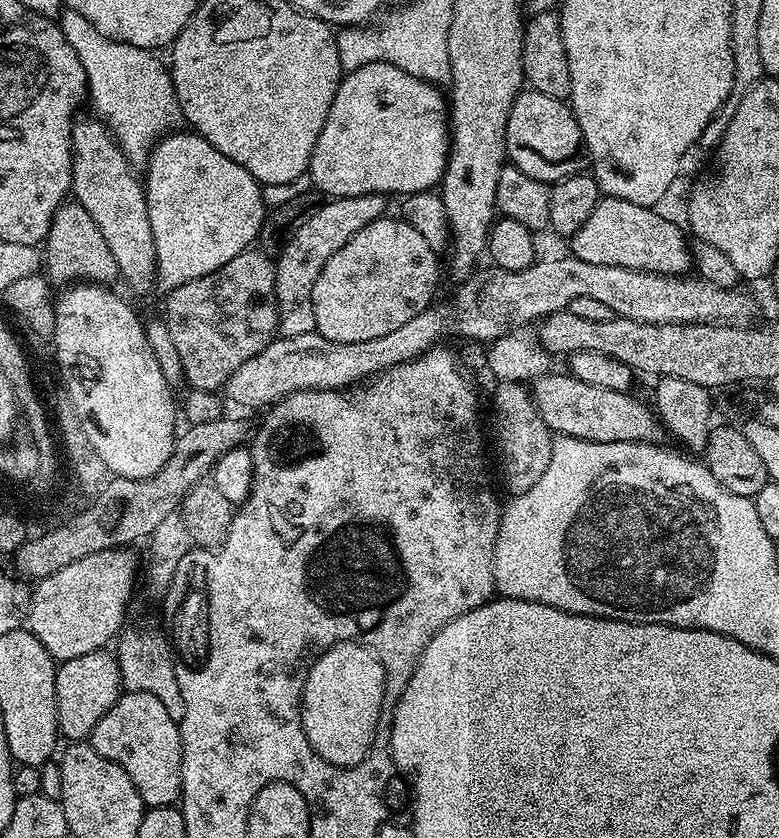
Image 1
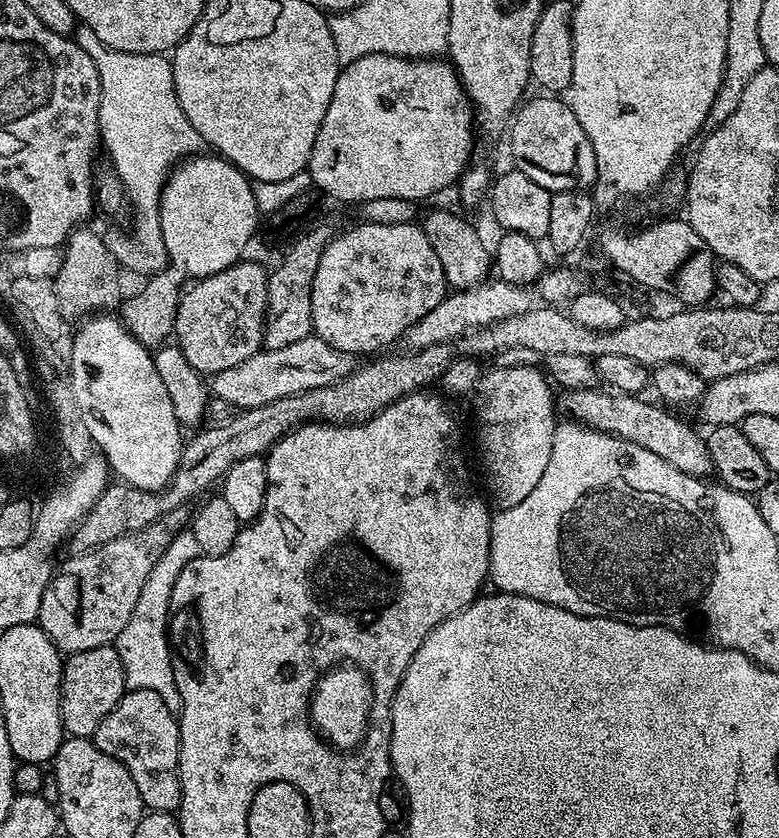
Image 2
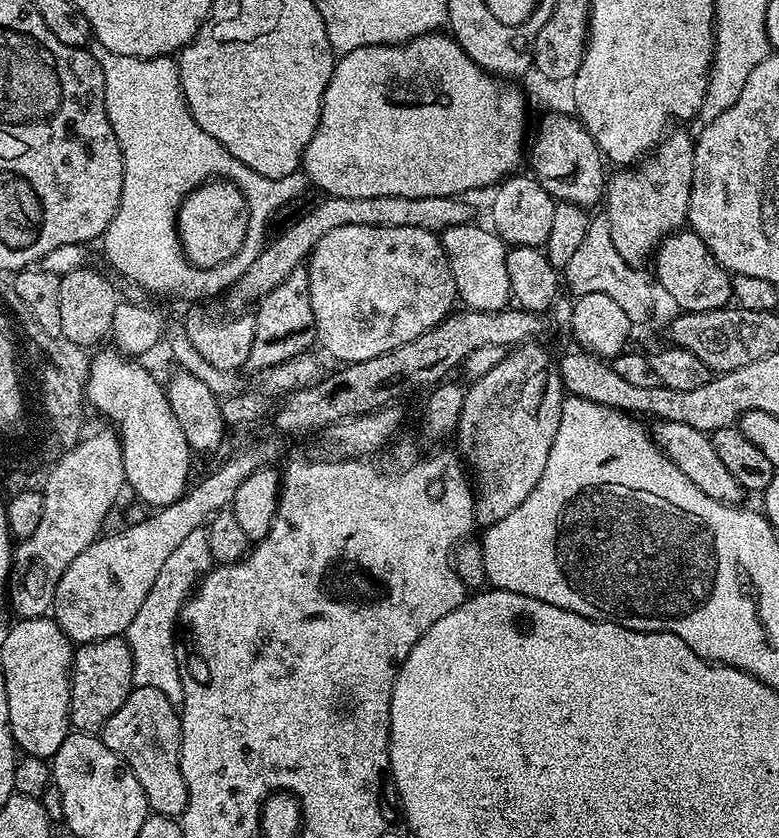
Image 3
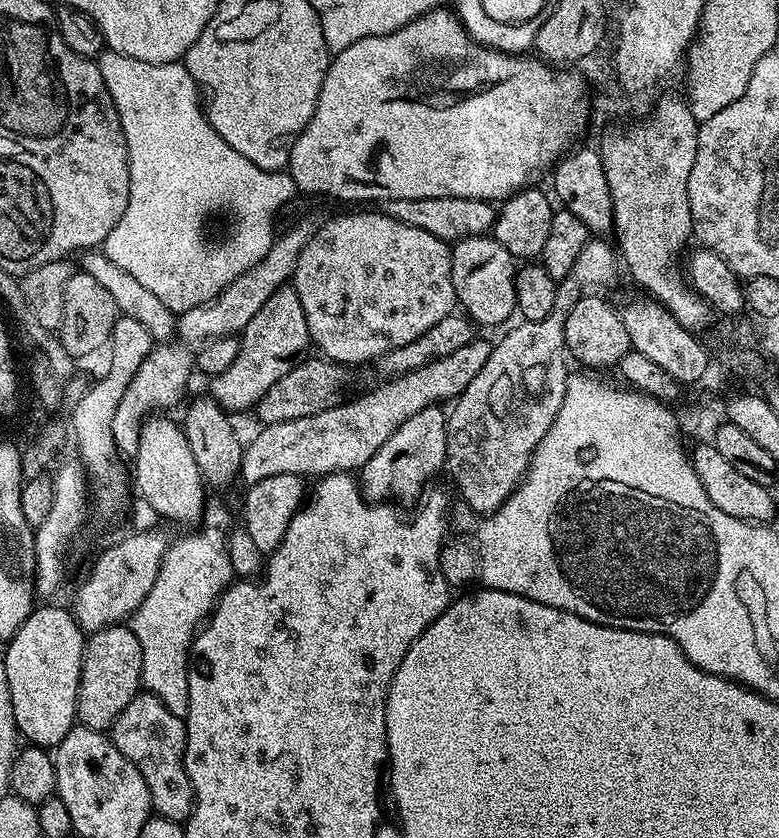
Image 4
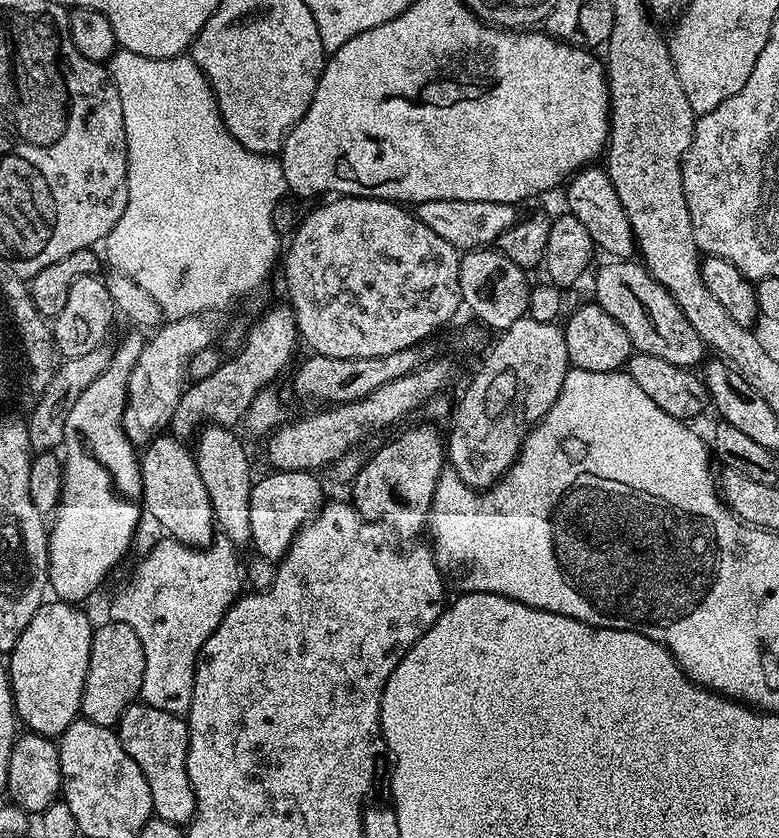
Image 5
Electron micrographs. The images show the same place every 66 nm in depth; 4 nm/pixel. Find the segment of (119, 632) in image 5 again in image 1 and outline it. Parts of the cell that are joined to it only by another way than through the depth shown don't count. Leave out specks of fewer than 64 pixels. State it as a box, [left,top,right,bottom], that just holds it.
[56,651,122,742]

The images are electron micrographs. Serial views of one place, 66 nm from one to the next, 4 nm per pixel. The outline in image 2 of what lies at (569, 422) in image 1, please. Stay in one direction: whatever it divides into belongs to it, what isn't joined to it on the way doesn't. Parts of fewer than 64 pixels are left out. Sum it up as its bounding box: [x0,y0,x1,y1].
[559,388,713,478]

